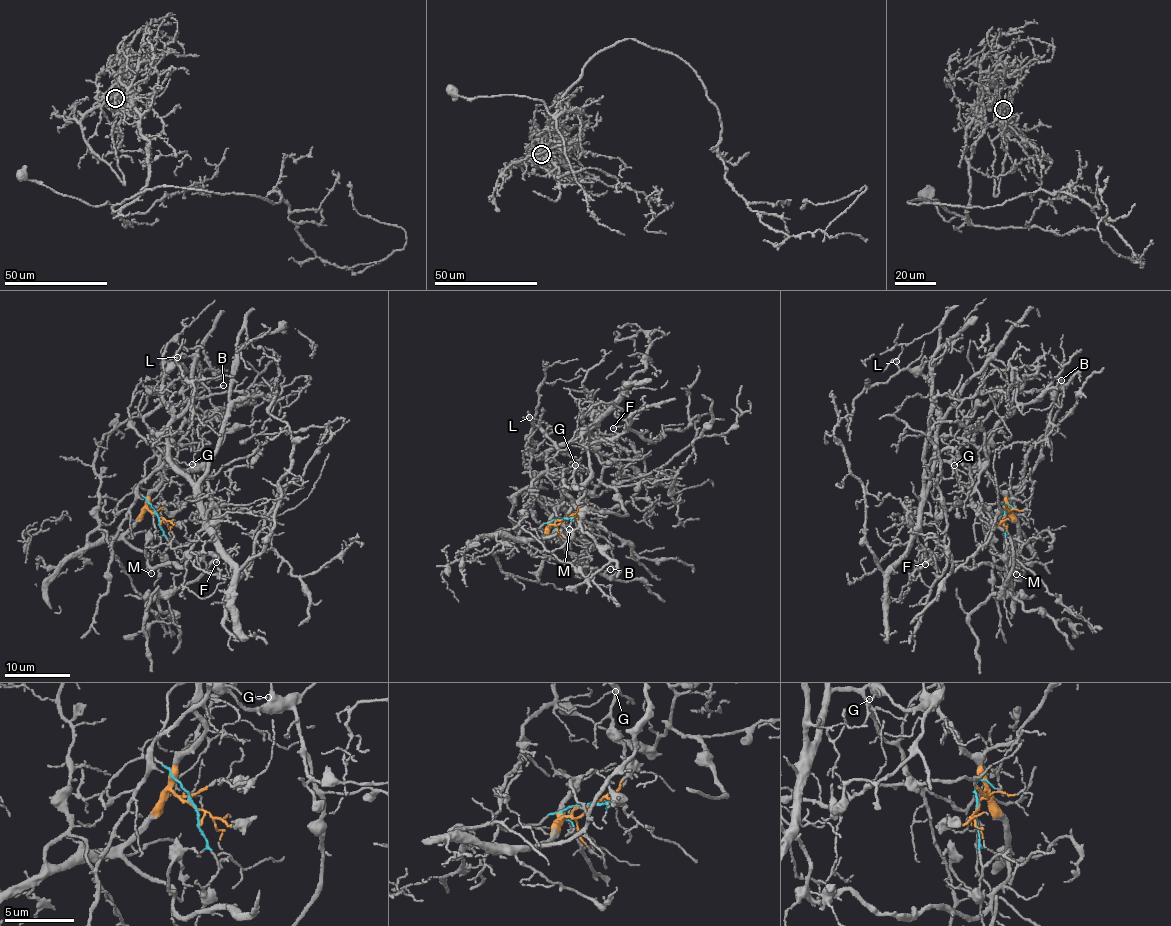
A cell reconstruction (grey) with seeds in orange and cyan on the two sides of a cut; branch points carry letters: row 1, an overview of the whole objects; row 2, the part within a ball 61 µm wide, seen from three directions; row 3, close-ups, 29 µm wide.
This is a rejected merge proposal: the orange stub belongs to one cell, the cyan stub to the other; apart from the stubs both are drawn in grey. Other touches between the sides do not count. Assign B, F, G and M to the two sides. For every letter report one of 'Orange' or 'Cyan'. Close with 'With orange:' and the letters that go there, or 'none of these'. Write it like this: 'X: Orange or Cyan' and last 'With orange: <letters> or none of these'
B: Orange
F: Orange
G: Orange
M: Orange
With orange: B, F, G, M

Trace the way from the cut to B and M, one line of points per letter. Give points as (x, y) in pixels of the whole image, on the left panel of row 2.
B: (156, 514), (147, 506), (149, 493), (177, 454), (179, 441), (189, 427), (191, 403), (205, 390), (223, 385)
M: (156, 514), (147, 510), (123, 536), (148, 557), (146, 569), (150, 574)

